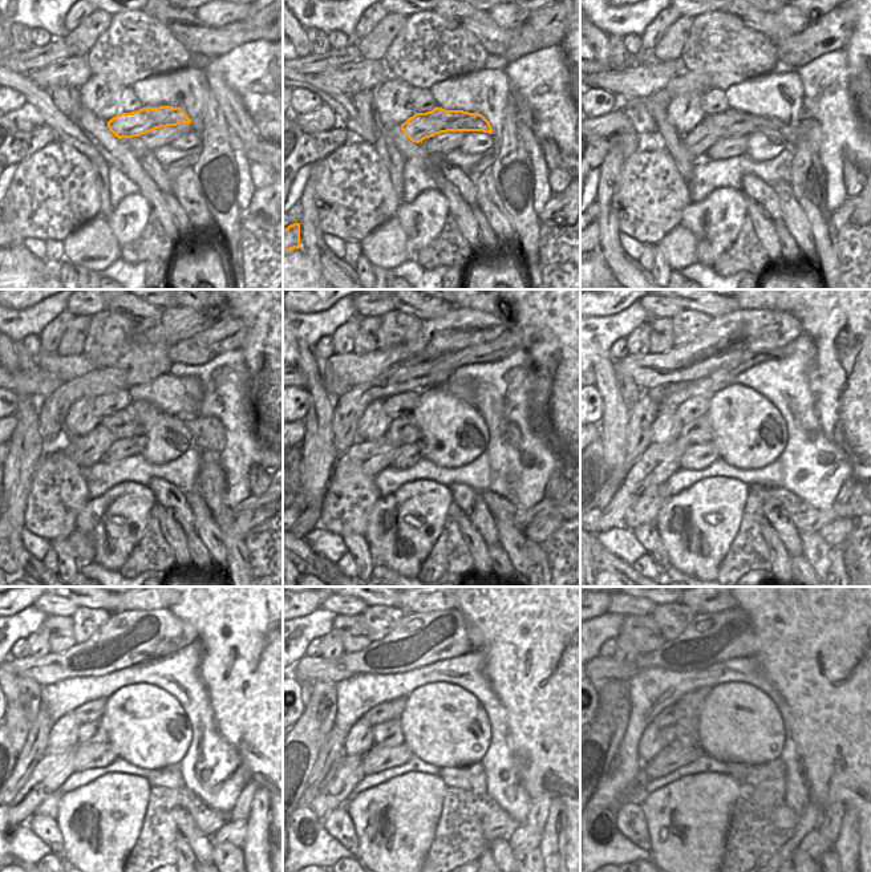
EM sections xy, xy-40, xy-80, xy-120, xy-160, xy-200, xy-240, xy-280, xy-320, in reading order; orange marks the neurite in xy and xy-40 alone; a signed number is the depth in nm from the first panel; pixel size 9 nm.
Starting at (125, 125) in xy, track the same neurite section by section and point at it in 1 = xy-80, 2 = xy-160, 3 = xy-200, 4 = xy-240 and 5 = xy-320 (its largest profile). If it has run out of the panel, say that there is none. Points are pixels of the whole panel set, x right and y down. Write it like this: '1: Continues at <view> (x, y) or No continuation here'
1: Continues at xy-80 (732, 122)
2: Continues at xy-160 (369, 458)
3: Continues at xy-200 (657, 463)
4: Continues at xy-240 (52, 770)
5: Continues at xy-320 (636, 794)

